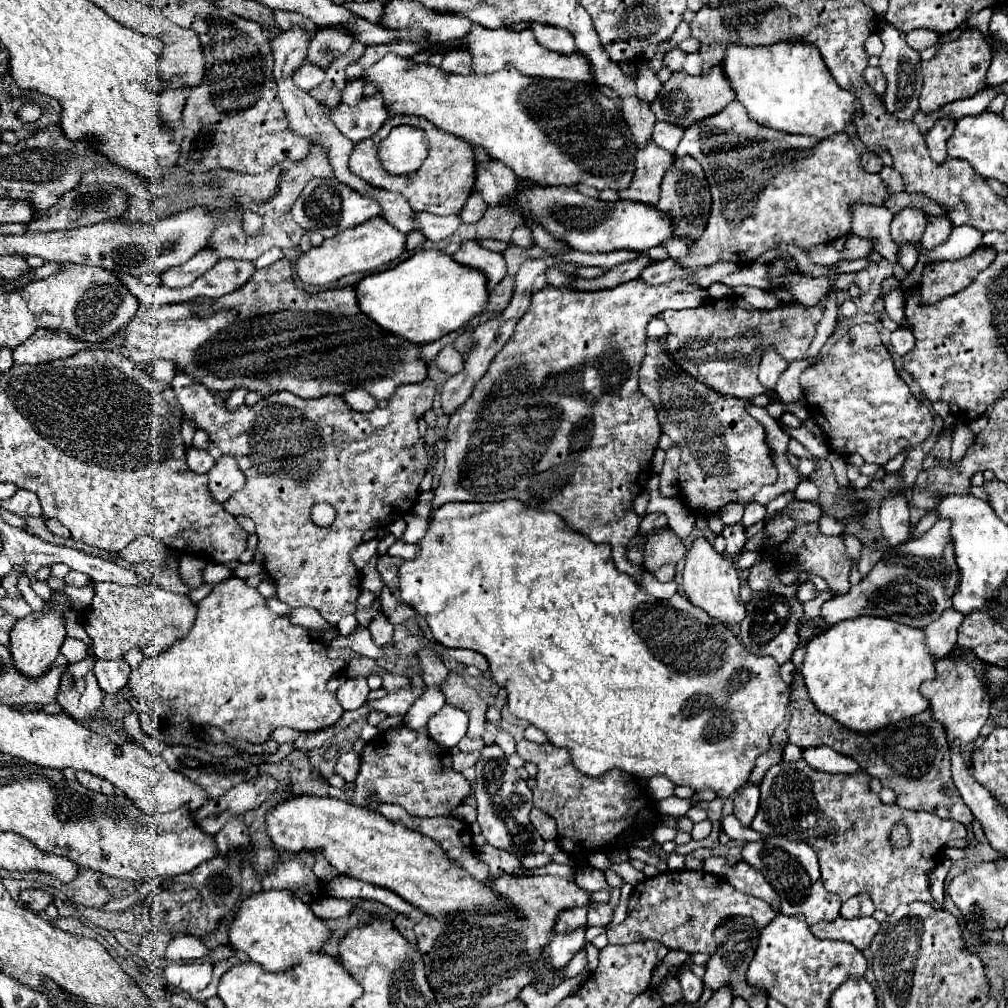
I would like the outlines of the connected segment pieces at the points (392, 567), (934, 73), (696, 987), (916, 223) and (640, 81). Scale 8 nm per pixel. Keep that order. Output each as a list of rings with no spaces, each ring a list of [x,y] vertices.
[[[384,554],[384,556],[378,558],[376,568],[378,568],[378,572],[380,572],[380,576],[382,576],[382,582],[384,582],[386,586],[394,584],[394,580],[396,580],[396,576],[398,576],[400,564],[402,564],[400,558],[394,558],[394,556],[388,556],[388,554]]]
[[[972,28],[962,30],[962,34],[956,40],[940,44],[936,56],[932,60],[922,62],[924,86],[920,92],[920,110],[930,114],[938,110],[942,104],[978,94],[986,86],[984,80],[986,80],[986,70],[990,66],[990,60],[992,56],[982,32],[972,32]]]
[[[684,962],[678,970],[678,982],[682,986],[682,992],[684,992],[684,1000],[686,1002],[696,1002],[702,994],[702,988],[704,988],[704,982],[692,974],[692,970],[688,968],[688,962]]]
[[[902,208],[890,224],[890,234],[896,244],[918,242],[924,234],[924,228],[926,212],[922,208]]]
[[[648,60],[642,62],[642,70],[638,70],[638,78],[636,80],[636,94],[638,98],[646,100],[646,102],[652,102],[656,96],[658,96],[658,90],[662,88],[662,82],[658,80],[654,68],[650,66]]]

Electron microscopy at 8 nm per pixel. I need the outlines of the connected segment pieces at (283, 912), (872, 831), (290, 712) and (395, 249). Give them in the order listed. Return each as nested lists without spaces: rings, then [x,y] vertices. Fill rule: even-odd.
[[[288,890],[256,892],[240,902],[240,908],[228,928],[230,944],[236,952],[258,962],[268,972],[284,972],[298,964],[304,954],[318,952],[330,938],[326,924]]]
[[[798,760],[794,764],[790,762],[776,764],[766,772],[760,784],[760,808],[750,828],[764,836],[782,834],[784,838],[790,838],[794,842],[806,842],[812,850],[816,850],[824,888],[828,892],[838,894],[842,902],[846,902],[848,898],[860,892],[866,892],[870,894],[876,910],[884,910],[888,914],[894,912],[898,904],[908,904],[916,900],[940,908],[930,896],[928,872],[942,860],[940,852],[946,846],[946,842],[956,838],[966,838],[966,826],[960,822],[942,820],[936,814],[902,810],[896,804],[884,804],[878,798],[878,794],[870,790],[868,784],[870,784],[870,774],[866,774],[866,770],[858,770],[854,774],[824,774],[812,770],[804,760]],[[896,824],[908,826],[908,836],[910,836],[908,846],[890,844],[890,832]]]
[[[230,576],[218,582],[212,592],[198,602],[198,614],[190,634],[174,642],[164,654],[144,658],[144,662],[130,672],[128,690],[134,698],[156,698],[162,706],[168,706],[172,724],[210,724],[222,728],[232,740],[262,744],[280,726],[290,726],[300,732],[334,726],[344,710],[336,696],[326,690],[326,682],[340,672],[350,658],[354,658],[354,654],[348,650],[326,648],[320,640],[310,638],[306,628],[290,626],[286,618],[270,612],[266,598],[256,588],[248,586],[238,576]]]
[[[372,218],[370,222],[364,222],[362,226],[354,226],[354,230],[342,230],[342,234],[334,238],[326,238],[320,246],[314,246],[310,252],[300,254],[296,262],[296,274],[304,284],[326,286],[342,276],[354,272],[368,272],[382,264],[404,258],[406,238],[408,234],[394,230],[394,226],[390,226],[384,218]]]

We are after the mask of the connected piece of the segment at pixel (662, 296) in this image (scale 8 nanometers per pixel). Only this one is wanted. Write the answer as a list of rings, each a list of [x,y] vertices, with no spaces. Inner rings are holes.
[[[630,280],[622,286],[616,286],[614,290],[598,290],[598,292],[576,292],[570,288],[554,288],[554,286],[544,286],[542,290],[532,294],[532,304],[530,310],[520,318],[516,324],[516,330],[506,342],[506,346],[496,354],[494,362],[490,364],[488,372],[480,378],[480,382],[474,386],[470,398],[450,416],[448,424],[448,434],[446,434],[446,450],[444,450],[444,472],[440,476],[440,484],[434,490],[434,500],[432,508],[448,504],[448,502],[498,502],[498,500],[520,500],[528,508],[534,508],[538,512],[556,512],[574,528],[576,532],[588,536],[594,542],[608,542],[614,546],[614,562],[616,568],[636,576],[642,572],[642,566],[632,566],[626,558],[626,548],[628,542],[636,536],[640,516],[634,514],[632,502],[634,498],[646,488],[648,478],[650,478],[650,462],[658,446],[658,438],[662,434],[656,410],[652,402],[638,390],[638,368],[640,362],[646,354],[644,350],[644,340],[646,340],[646,324],[650,322],[652,316],[662,314],[664,310],[682,310],[682,308],[696,308],[708,300],[708,292],[698,286],[690,286],[686,280],[672,280],[664,286],[644,286],[640,280]]]

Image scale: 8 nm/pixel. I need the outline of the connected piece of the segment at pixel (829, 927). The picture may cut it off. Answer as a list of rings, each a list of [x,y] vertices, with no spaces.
[[[838,916],[834,922],[820,922],[816,926],[812,926],[812,934],[816,938],[826,938],[826,940],[844,940],[844,942],[852,942],[858,950],[864,950],[872,936],[878,932],[880,924],[872,918],[850,918],[844,920],[842,916]]]

